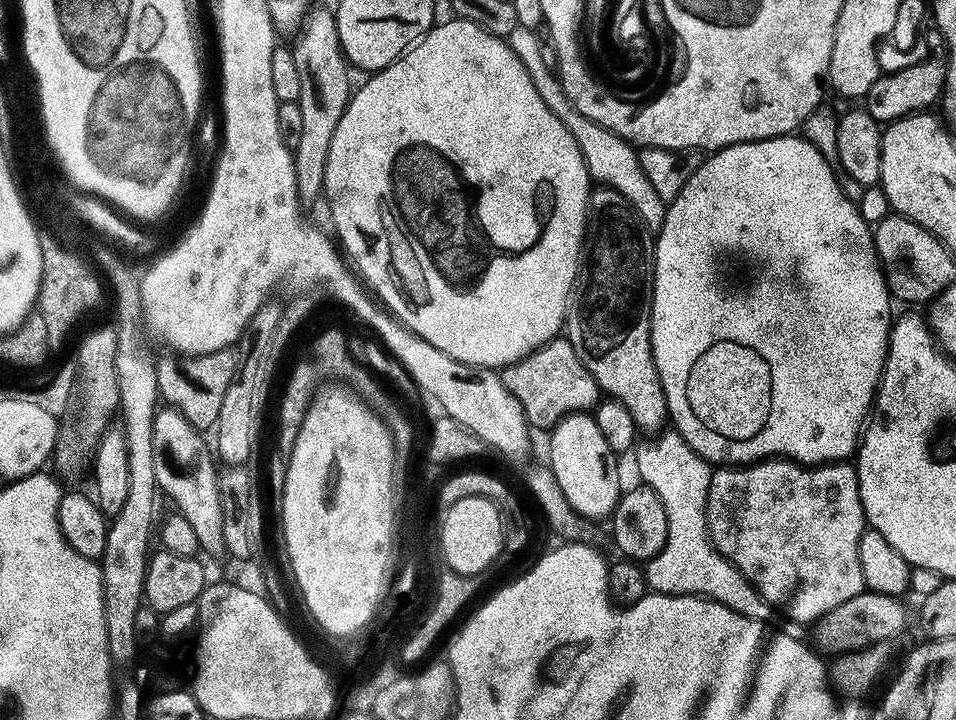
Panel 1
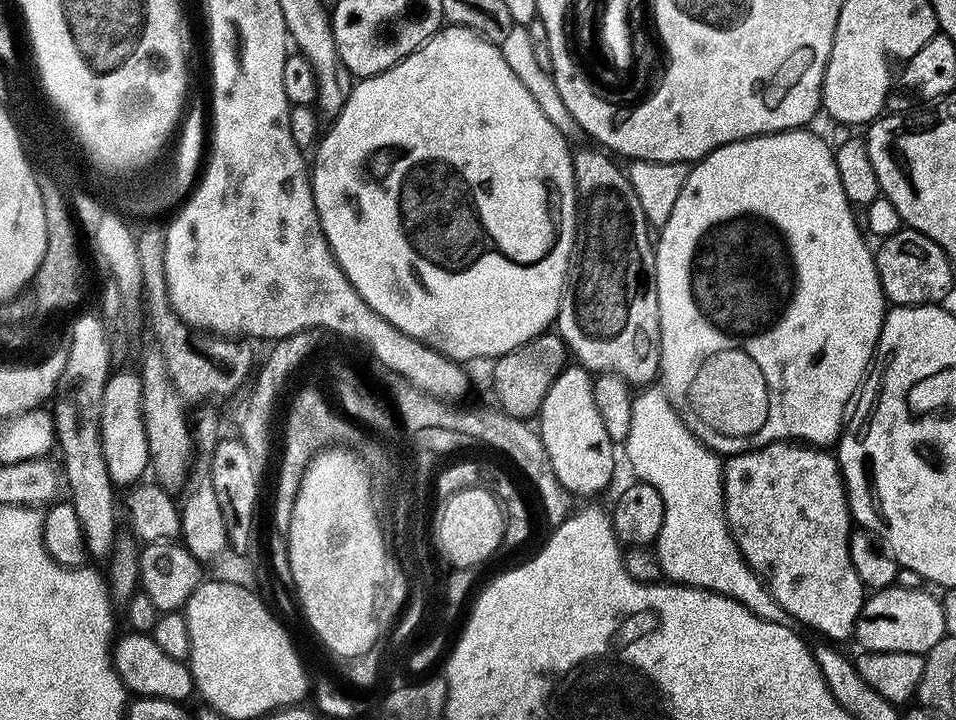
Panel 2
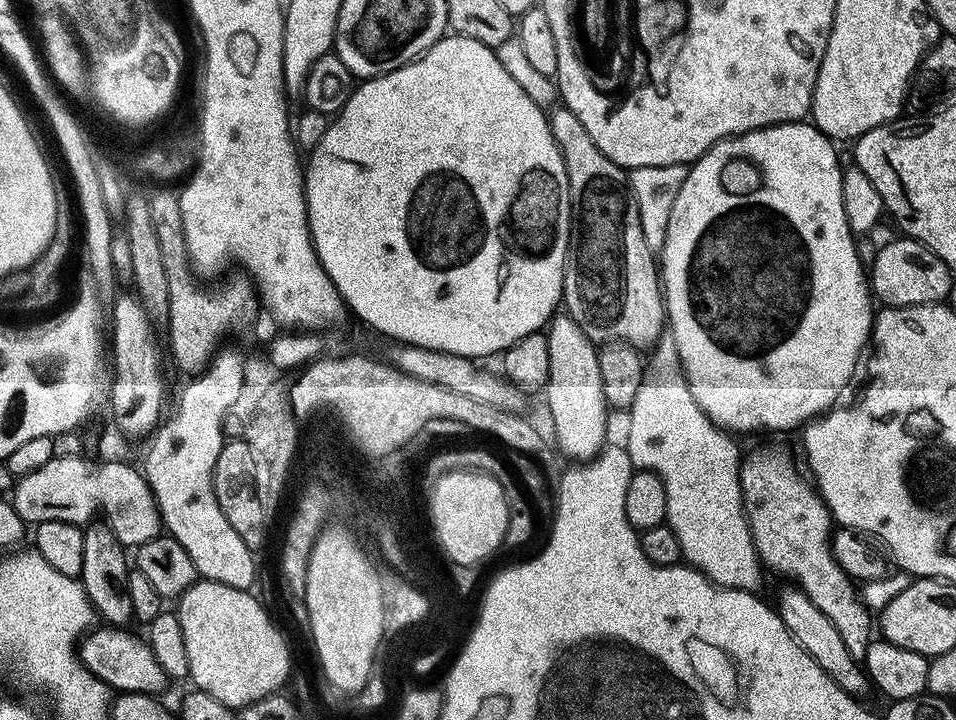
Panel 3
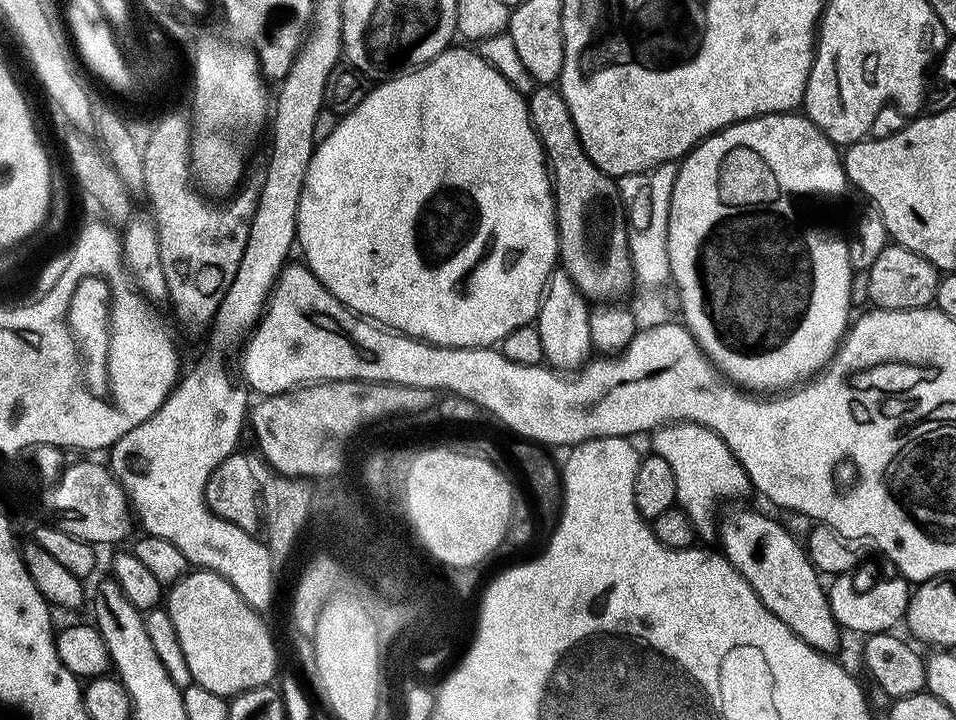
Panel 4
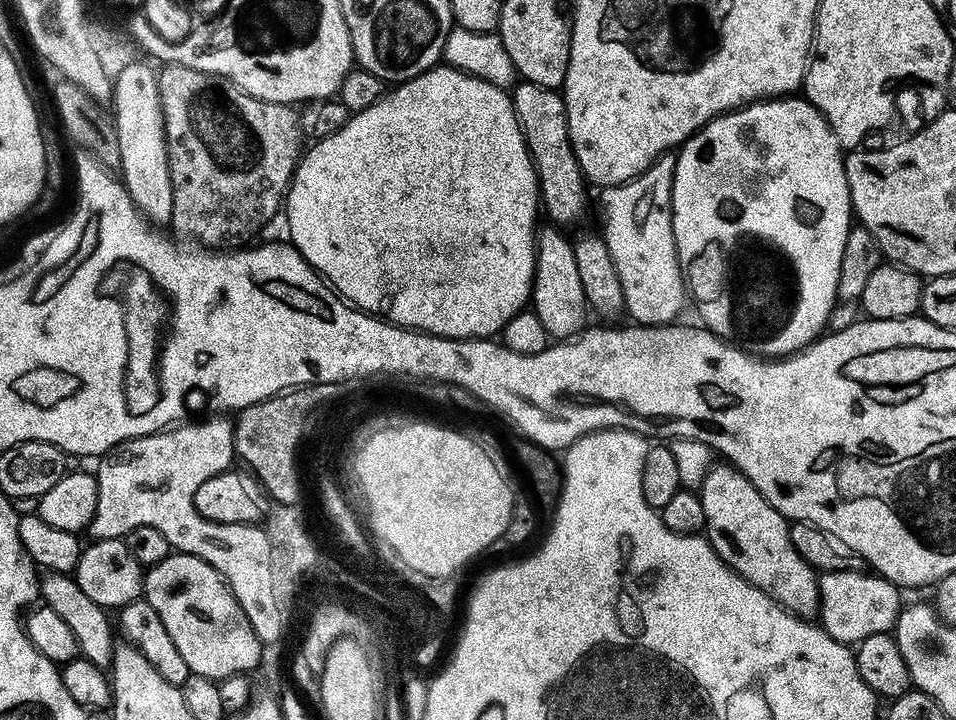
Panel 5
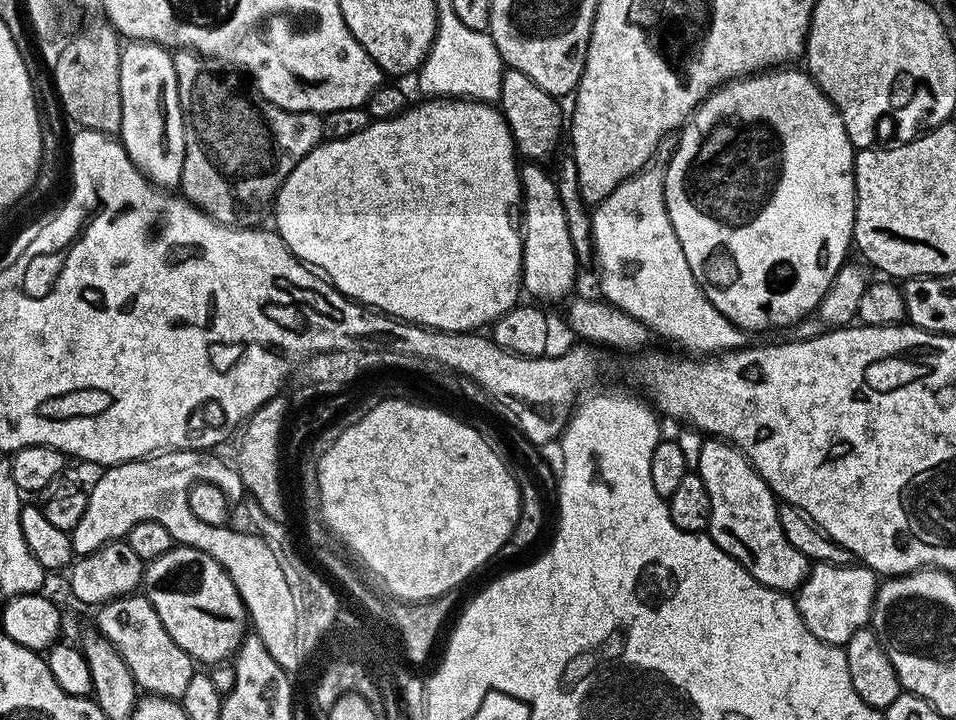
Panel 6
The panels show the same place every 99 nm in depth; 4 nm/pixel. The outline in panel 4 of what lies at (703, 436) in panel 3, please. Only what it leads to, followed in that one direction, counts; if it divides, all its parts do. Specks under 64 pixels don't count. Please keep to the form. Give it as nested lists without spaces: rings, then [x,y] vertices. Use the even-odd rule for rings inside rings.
[[[687,422],[663,425],[651,433],[650,440],[651,451],[666,458],[670,470],[674,470],[677,505],[690,518],[697,537],[715,537],[718,532],[716,507],[723,500],[736,500],[750,492],[746,470],[740,465],[738,458],[734,458],[730,446],[722,442],[717,432],[700,424]]]

